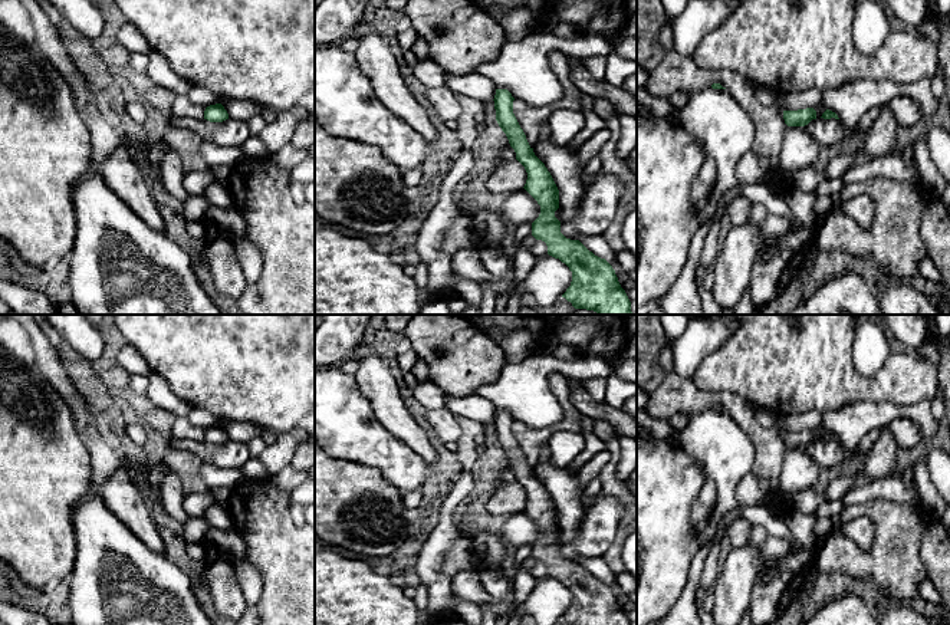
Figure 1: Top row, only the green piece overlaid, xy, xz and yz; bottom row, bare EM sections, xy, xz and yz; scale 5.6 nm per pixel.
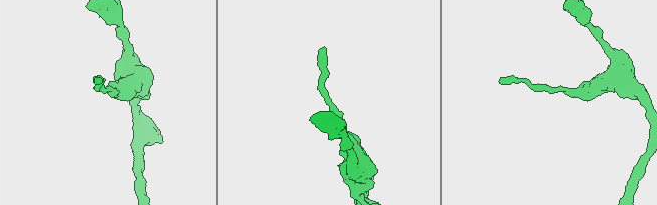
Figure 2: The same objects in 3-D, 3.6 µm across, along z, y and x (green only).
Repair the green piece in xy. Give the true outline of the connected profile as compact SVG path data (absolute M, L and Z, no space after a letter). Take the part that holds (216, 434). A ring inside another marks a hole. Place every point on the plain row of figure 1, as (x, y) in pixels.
M216 425L206 430L204 441L210 444L223 444L229 441L229 435L221 425Z

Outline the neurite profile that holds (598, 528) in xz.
M599 493L582 514L575 539L561 545L561 555L571 562L602 557L612 545L625 511L622 501Z

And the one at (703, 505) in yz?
M706 478L691 510L691 522L698 542L706 547L709 547L711 543L711 536L707 536L706 533L709 532L710 513L714 507L714 501L716 484L713 480Z

